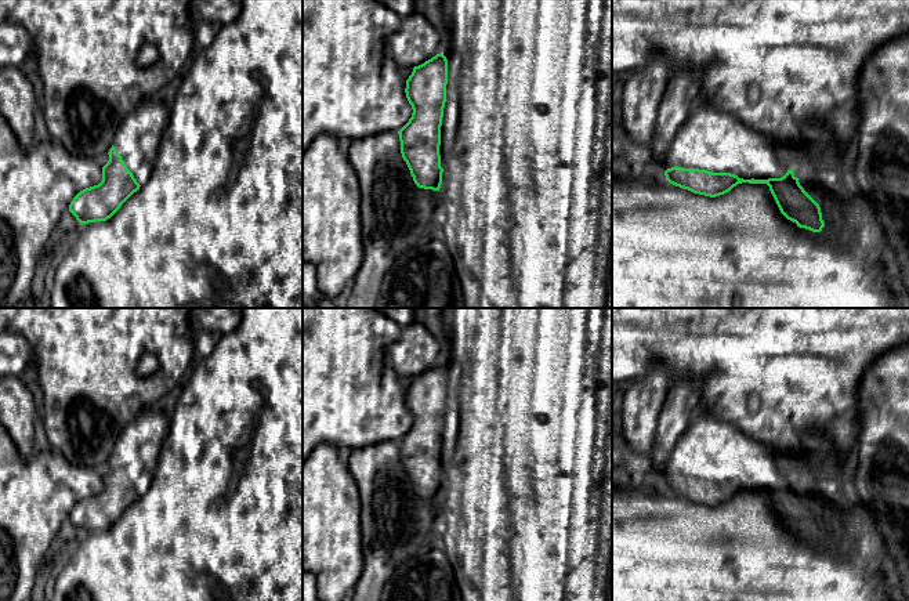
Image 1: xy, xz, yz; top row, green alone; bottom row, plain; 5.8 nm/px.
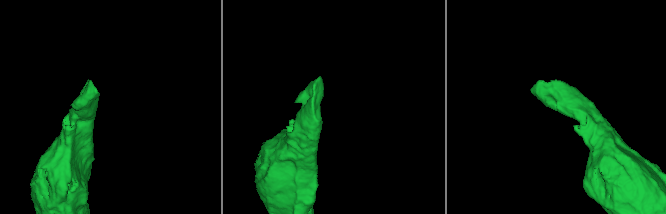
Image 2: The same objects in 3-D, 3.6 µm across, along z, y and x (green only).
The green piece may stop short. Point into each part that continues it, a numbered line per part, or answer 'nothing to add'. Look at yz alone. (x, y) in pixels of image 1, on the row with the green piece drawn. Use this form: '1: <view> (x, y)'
1: yz (709, 140)

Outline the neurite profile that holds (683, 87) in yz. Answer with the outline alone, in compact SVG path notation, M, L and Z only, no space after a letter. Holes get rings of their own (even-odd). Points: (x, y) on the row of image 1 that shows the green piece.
M677 70L670 75L658 105L655 134L651 144L652 162L644 177L649 185L666 181L663 169L664 153L685 123L691 105L699 97L700 84L702 77L692 70Z

